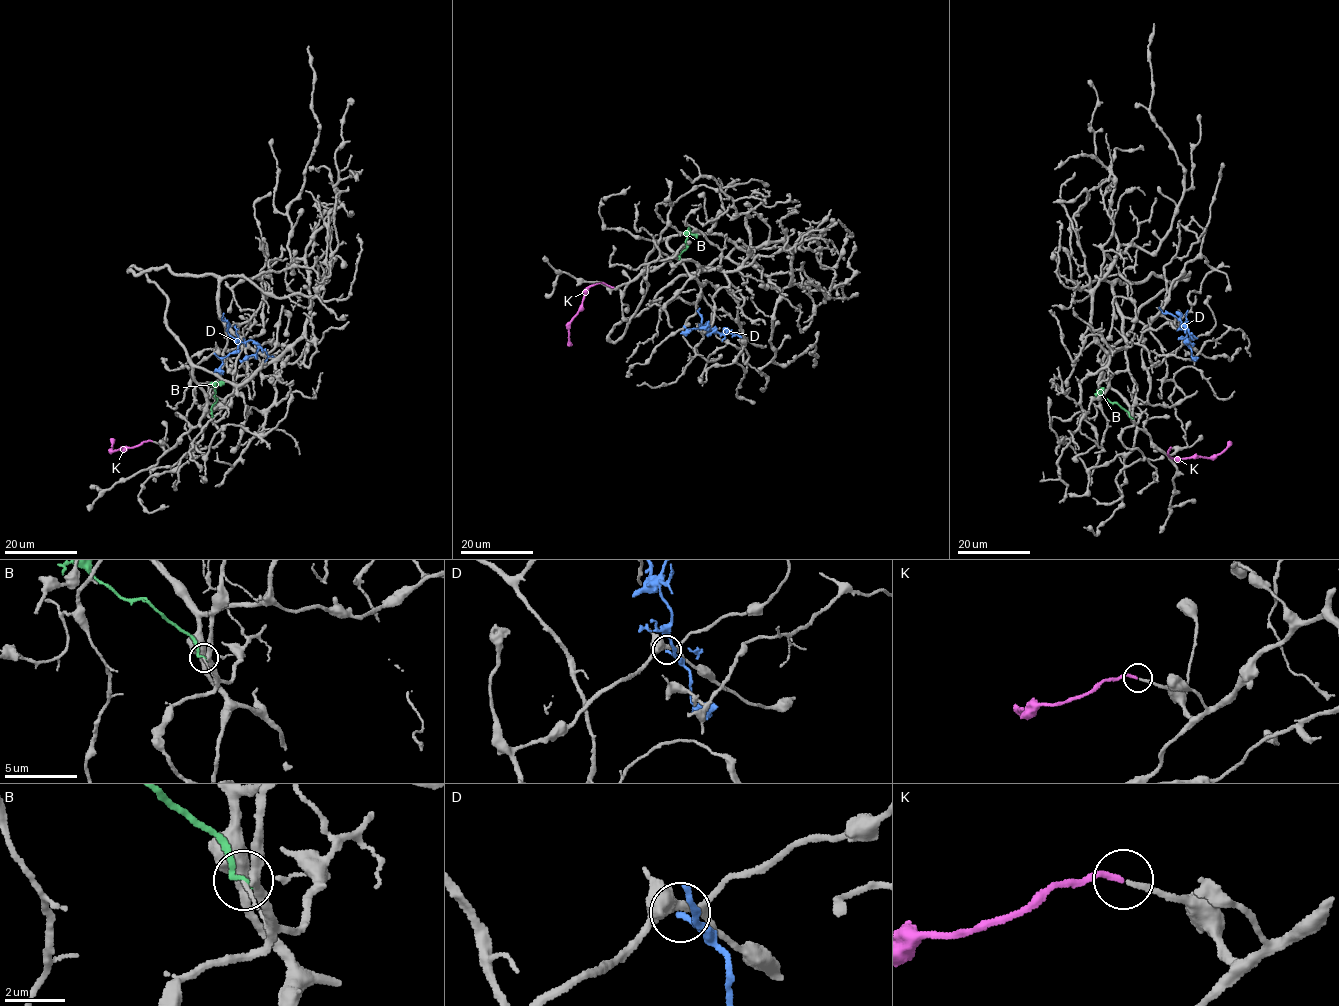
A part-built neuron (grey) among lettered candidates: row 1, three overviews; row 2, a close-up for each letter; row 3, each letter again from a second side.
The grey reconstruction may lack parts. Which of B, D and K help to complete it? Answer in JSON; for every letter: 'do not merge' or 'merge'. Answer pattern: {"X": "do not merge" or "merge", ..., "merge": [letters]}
{"B": "do not merge", "D": "do not merge", "K": "merge", "merge": ["K"]}

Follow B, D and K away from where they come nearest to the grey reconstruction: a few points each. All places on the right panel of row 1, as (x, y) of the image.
B: (1130, 417), (1127, 411), (1103, 395), (1101, 391), (1104, 388)
D: (1185, 344), (1188, 347), (1184, 327), (1187, 323), (1189, 341), (1194, 343)
K: (1171, 448), (1168, 454), (1170, 458), (1215, 457), (1230, 441)

